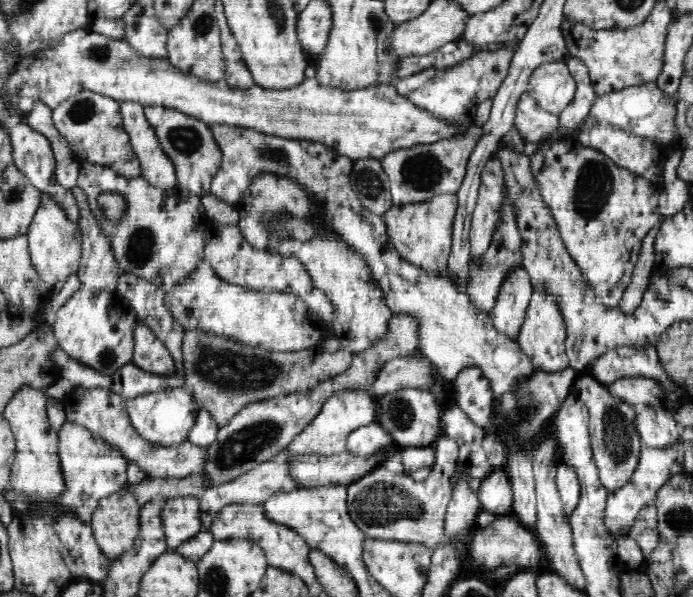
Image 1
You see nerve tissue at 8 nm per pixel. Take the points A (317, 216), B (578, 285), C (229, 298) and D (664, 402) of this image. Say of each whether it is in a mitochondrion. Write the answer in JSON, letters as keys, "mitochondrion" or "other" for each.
{"A":"other","B":"mitochondrion","C":"other","D":"other"}

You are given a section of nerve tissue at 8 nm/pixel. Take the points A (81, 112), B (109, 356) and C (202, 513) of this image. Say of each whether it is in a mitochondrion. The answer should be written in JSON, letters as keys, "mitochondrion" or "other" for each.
{"A":"mitochondrion","B":"mitochondrion","C":"other"}

